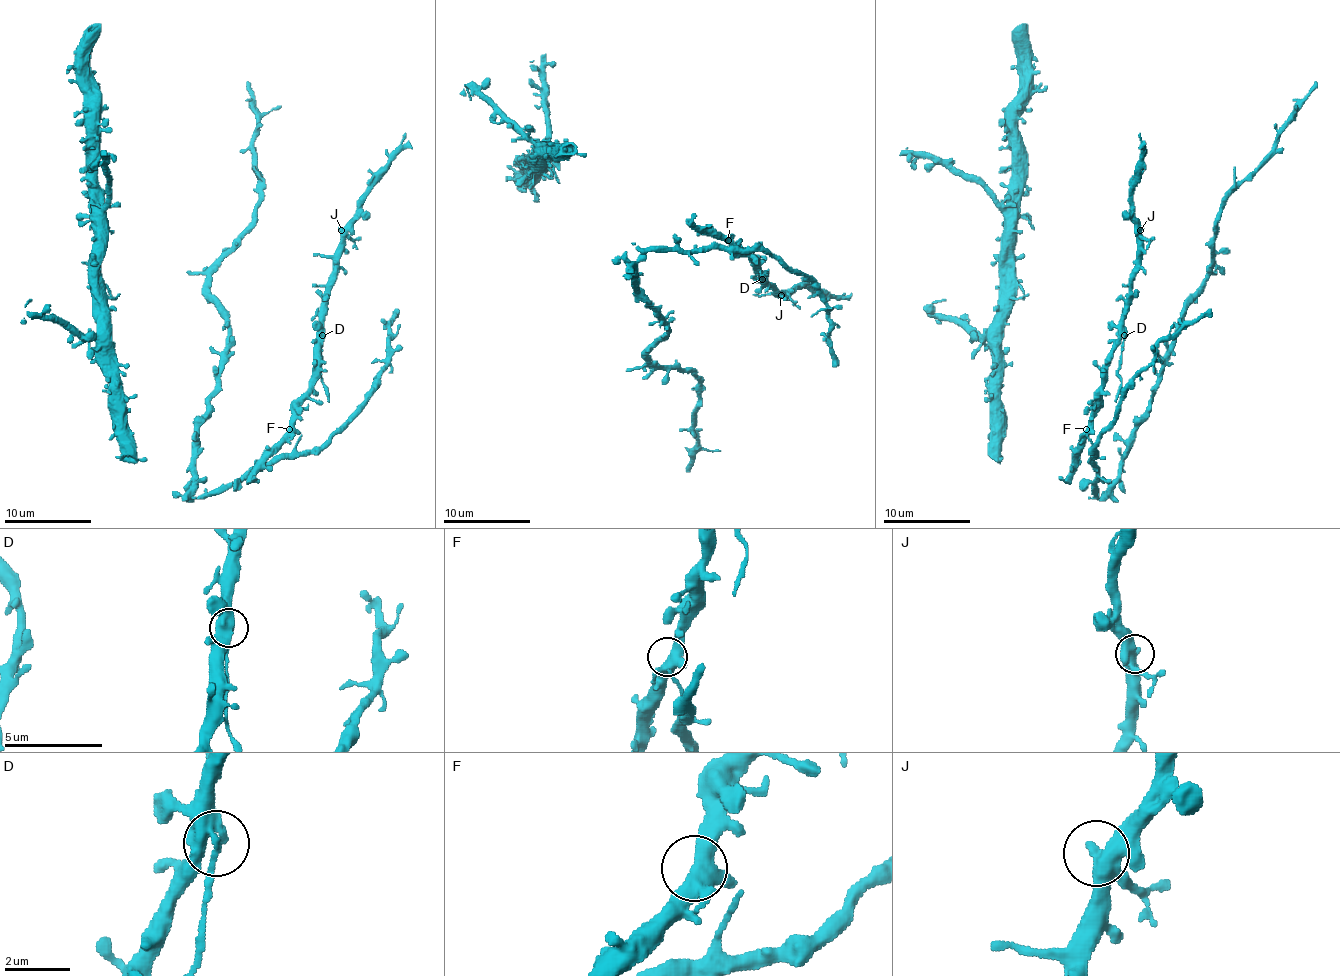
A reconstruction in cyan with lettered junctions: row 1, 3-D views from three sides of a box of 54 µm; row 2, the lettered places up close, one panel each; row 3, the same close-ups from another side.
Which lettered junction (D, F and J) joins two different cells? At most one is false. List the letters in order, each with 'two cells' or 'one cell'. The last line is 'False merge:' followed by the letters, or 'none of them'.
D: two cells
F: one cell
J: one cell
False merge: D

